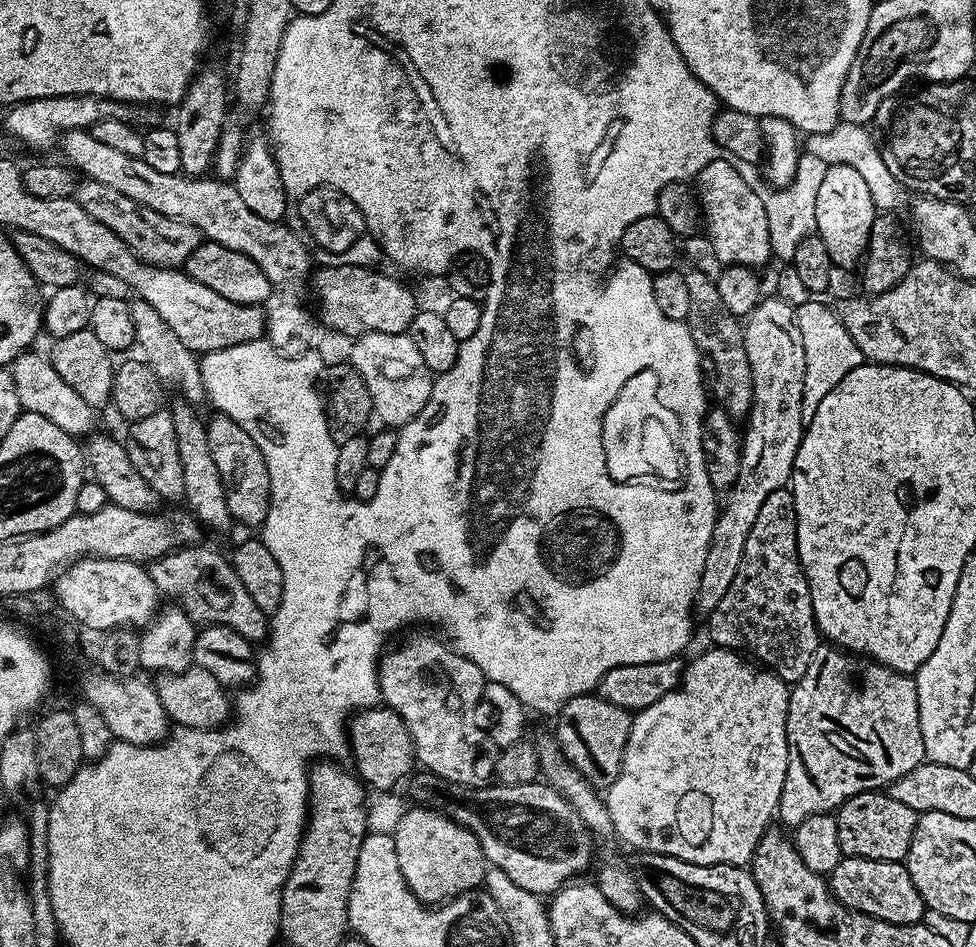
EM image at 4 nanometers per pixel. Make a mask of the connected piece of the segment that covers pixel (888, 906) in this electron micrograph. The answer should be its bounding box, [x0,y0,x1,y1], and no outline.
[830,856,926,924]

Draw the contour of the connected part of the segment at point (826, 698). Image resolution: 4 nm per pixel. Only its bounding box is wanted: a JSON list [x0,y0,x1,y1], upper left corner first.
[778,643,926,826]

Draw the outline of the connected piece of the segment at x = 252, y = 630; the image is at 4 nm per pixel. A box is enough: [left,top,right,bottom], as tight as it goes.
[147,546,270,642]

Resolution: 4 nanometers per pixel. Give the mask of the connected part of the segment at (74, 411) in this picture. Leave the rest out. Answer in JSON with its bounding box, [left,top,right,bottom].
[10,350,97,438]

